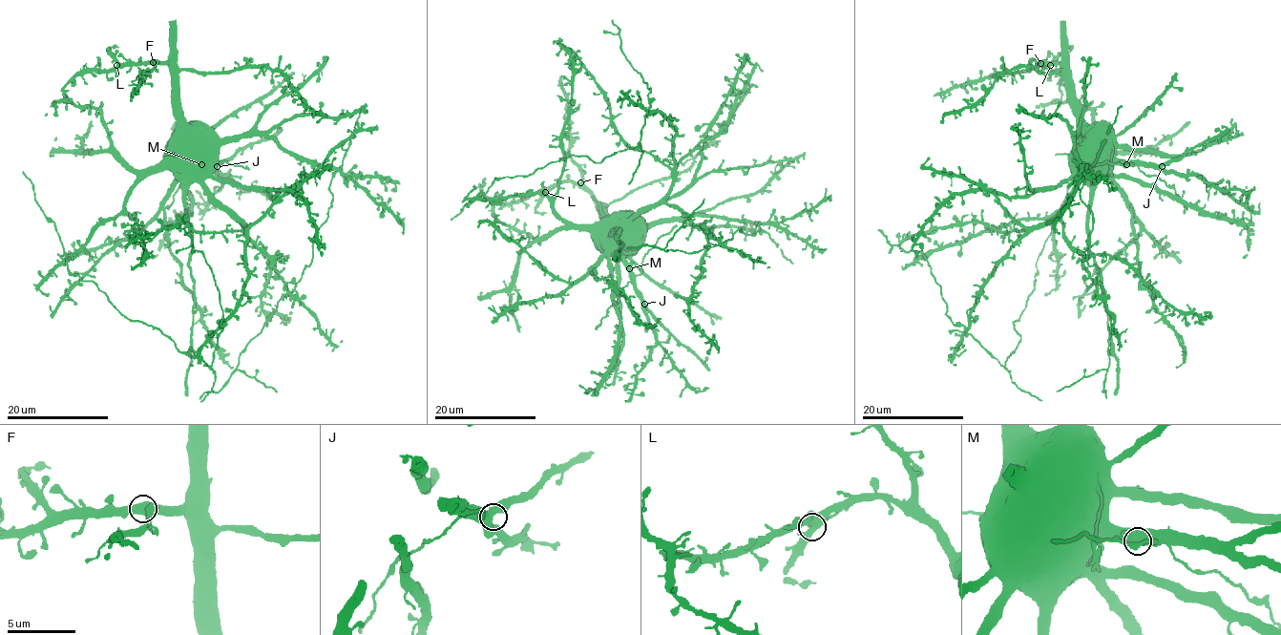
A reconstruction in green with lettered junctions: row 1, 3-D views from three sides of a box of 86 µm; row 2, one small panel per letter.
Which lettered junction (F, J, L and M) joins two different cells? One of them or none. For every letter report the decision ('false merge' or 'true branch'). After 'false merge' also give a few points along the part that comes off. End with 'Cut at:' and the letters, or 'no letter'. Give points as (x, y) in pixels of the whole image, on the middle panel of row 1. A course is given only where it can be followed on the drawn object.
F: true branch
J: true branch
L: true branch
M: false merge | (630, 268), (635, 277), (622, 288), (619, 297), (596, 329)
Cut at: M

